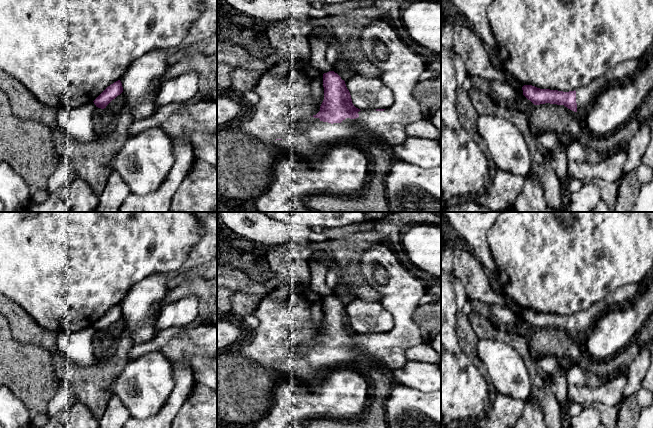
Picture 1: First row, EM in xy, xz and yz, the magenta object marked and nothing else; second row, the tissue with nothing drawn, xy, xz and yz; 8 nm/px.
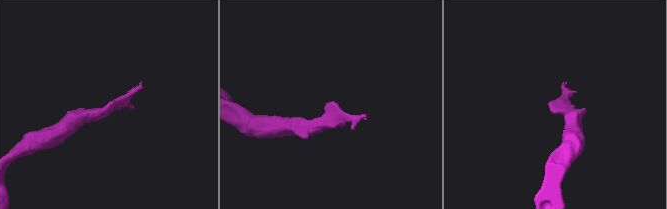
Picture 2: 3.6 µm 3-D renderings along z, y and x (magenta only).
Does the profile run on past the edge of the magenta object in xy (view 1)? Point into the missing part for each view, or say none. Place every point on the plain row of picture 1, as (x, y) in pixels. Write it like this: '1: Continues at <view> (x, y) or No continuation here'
1: No continuation here

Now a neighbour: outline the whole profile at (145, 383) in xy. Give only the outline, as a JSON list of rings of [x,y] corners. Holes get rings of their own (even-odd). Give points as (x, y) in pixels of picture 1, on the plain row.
[[[160,351],[148,352],[134,360],[127,360],[123,370],[111,383],[112,395],[116,395],[128,409],[131,417],[137,419],[157,414],[165,405],[173,388],[172,365]]]

